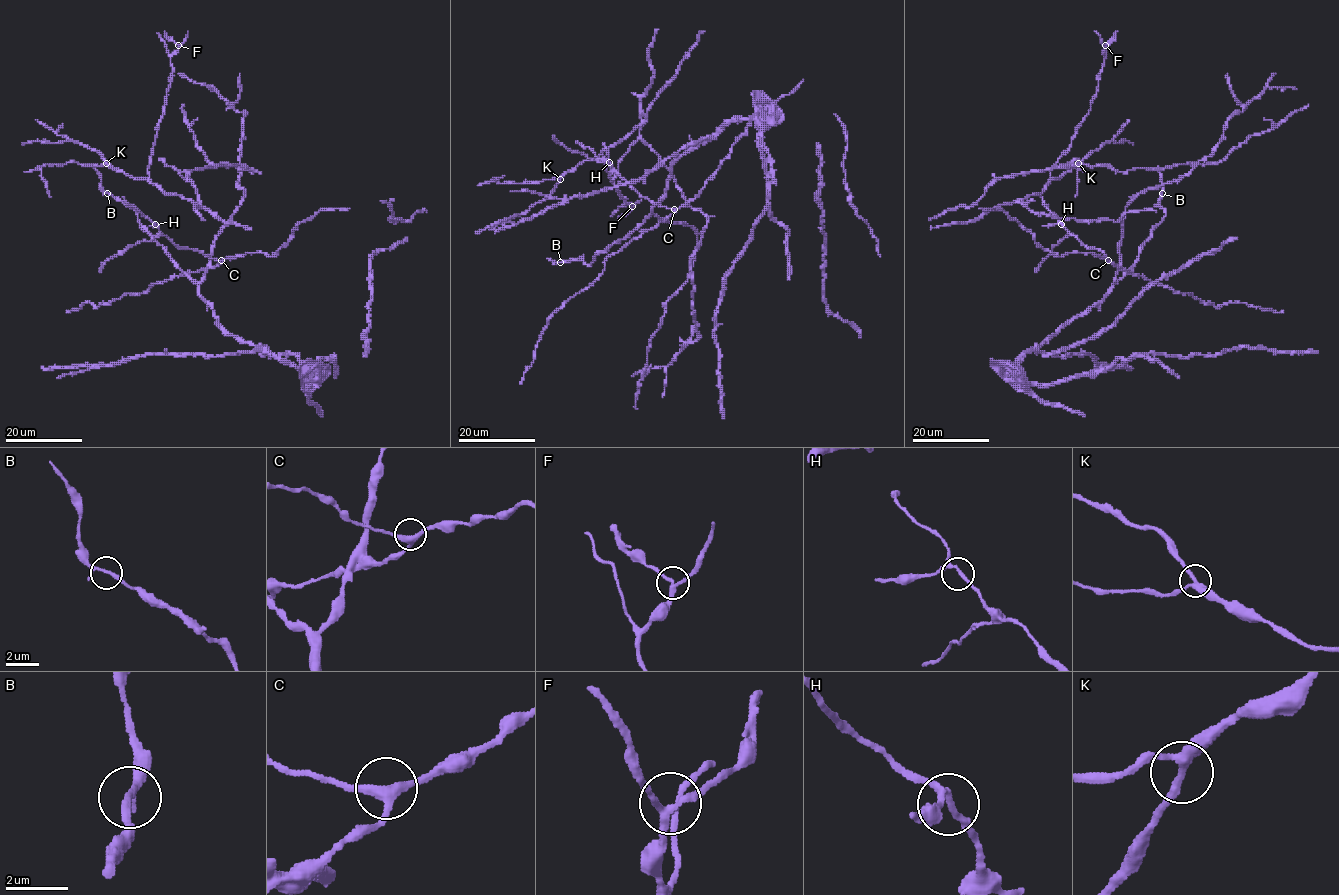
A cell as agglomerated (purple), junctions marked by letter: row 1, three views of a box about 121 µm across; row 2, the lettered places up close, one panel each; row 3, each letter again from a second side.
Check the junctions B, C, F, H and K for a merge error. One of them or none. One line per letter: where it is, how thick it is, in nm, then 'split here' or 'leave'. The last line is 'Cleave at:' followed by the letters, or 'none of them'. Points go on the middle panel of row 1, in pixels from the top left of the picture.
B: at (560, 262); 160 nm thick; leave
C: at (674, 209); 300 nm thick; leave
F: at (632, 206); 240 nm thick; leave
H: at (609, 162); 170 nm thick; leave
K: at (560, 179); 240 nm thick; leave
Cleave at: none of them

